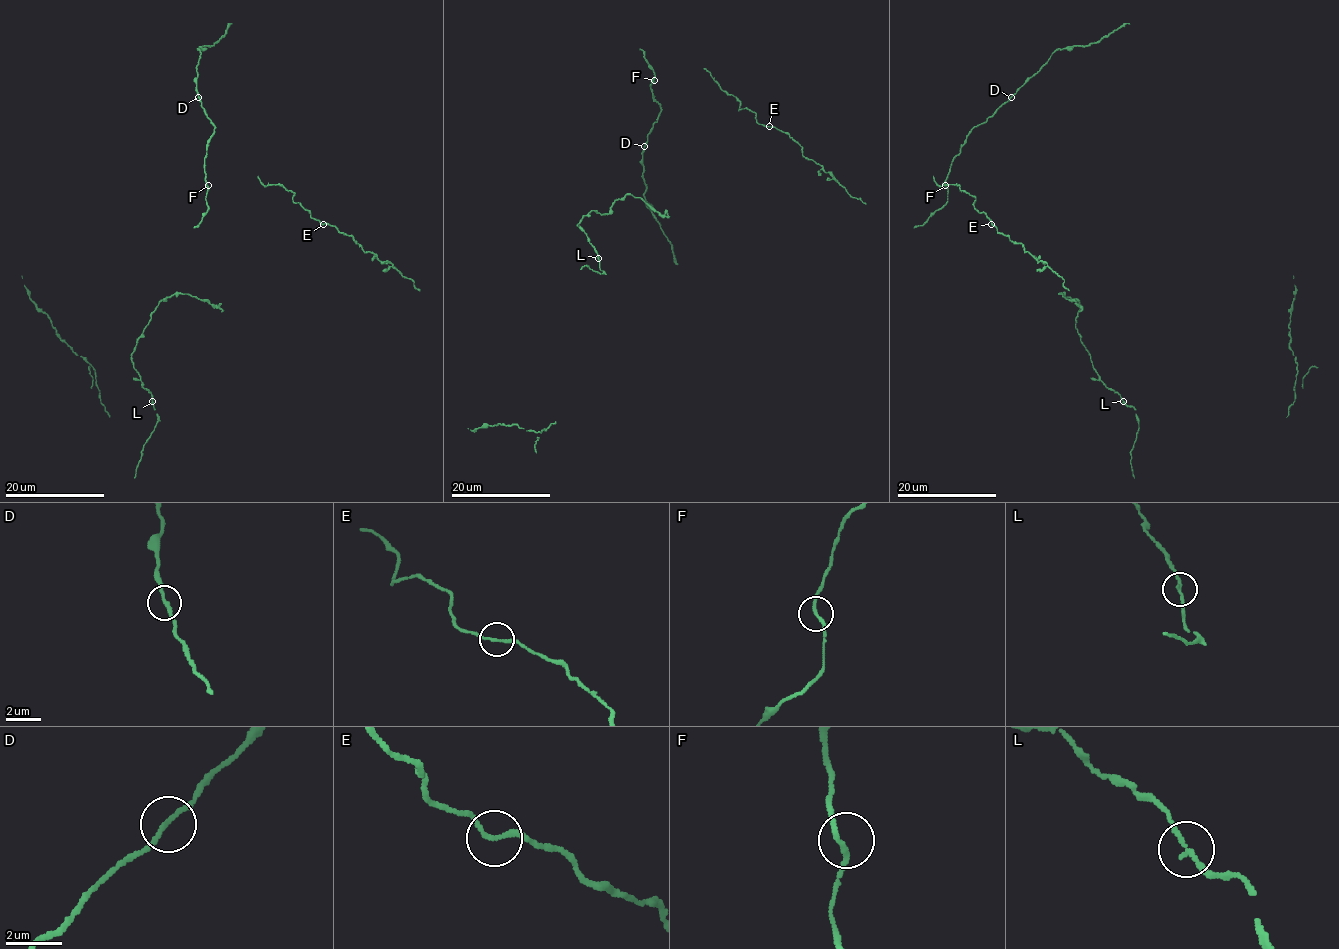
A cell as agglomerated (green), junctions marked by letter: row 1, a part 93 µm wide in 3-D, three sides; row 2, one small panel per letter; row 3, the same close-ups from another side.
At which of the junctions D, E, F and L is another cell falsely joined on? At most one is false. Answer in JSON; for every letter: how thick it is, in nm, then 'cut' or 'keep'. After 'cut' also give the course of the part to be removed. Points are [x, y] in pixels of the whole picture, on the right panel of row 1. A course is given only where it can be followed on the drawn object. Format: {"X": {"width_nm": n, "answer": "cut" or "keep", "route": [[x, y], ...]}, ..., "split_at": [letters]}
{"D": {"width_nm": 160, "answer": "keep"}, "E": {"width_nm": 160, "answer": "keep"}, "F": {"width_nm": 180, "answer": "keep"}, "L": {"width_nm": 160, "answer": "keep"}, "split_at": []}

